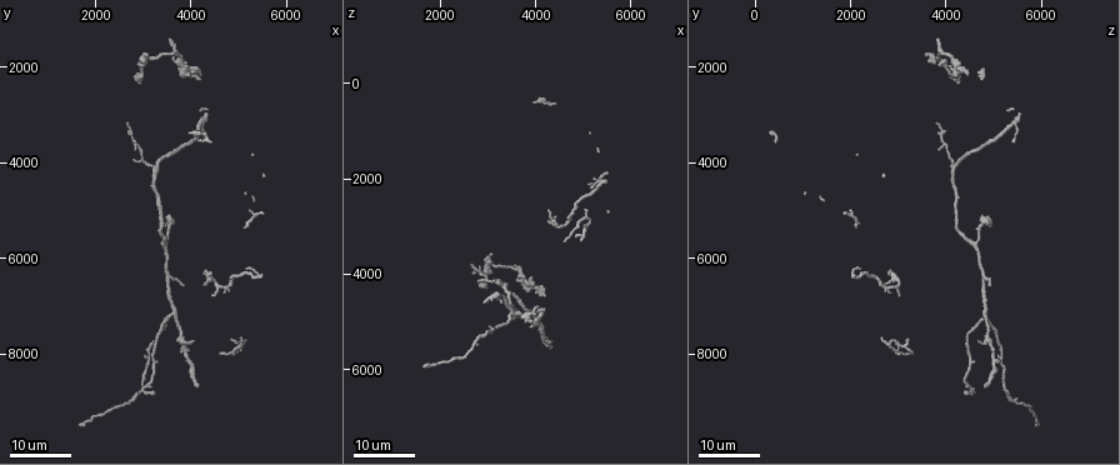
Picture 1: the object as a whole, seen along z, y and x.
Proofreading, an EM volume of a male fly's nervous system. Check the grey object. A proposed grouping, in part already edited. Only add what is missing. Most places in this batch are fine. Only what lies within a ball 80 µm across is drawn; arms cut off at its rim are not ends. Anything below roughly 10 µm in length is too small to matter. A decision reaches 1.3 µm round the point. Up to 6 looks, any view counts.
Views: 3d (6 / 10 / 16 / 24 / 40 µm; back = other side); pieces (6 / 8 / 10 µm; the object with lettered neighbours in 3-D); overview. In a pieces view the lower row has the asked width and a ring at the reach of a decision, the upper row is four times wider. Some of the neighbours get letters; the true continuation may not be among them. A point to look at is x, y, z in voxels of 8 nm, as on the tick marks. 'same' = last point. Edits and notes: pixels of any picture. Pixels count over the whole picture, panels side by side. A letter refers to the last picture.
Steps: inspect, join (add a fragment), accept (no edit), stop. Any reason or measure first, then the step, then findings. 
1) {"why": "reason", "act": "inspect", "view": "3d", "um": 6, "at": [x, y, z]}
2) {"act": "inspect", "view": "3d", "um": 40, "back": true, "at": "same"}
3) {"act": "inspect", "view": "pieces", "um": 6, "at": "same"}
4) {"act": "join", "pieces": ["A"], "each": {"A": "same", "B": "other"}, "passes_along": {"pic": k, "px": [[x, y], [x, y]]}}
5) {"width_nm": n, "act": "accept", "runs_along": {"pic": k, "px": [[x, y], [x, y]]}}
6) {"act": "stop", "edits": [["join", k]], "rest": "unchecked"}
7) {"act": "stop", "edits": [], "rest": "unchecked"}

{"why": "end of a long branch", "act": "inspect", "view": "3d", "um": 16, "at": [3150, 8850, 4450]}

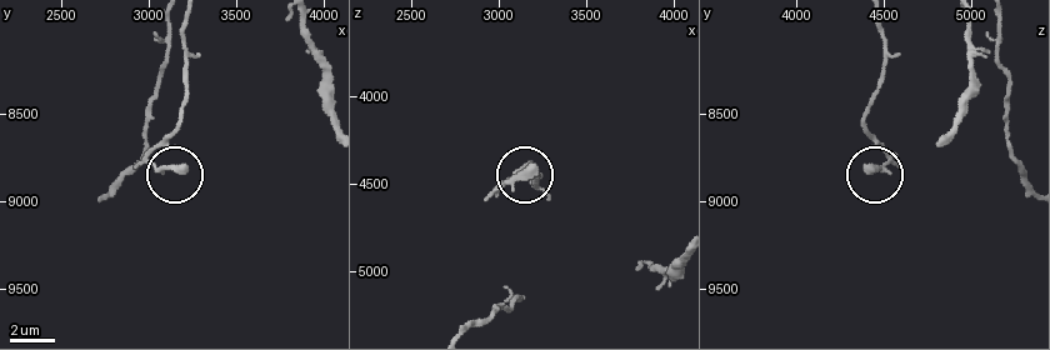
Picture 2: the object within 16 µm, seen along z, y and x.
{"act": "inspect", "view": "pieces", "um": 10, "at": [3220, 8840, 4420]}

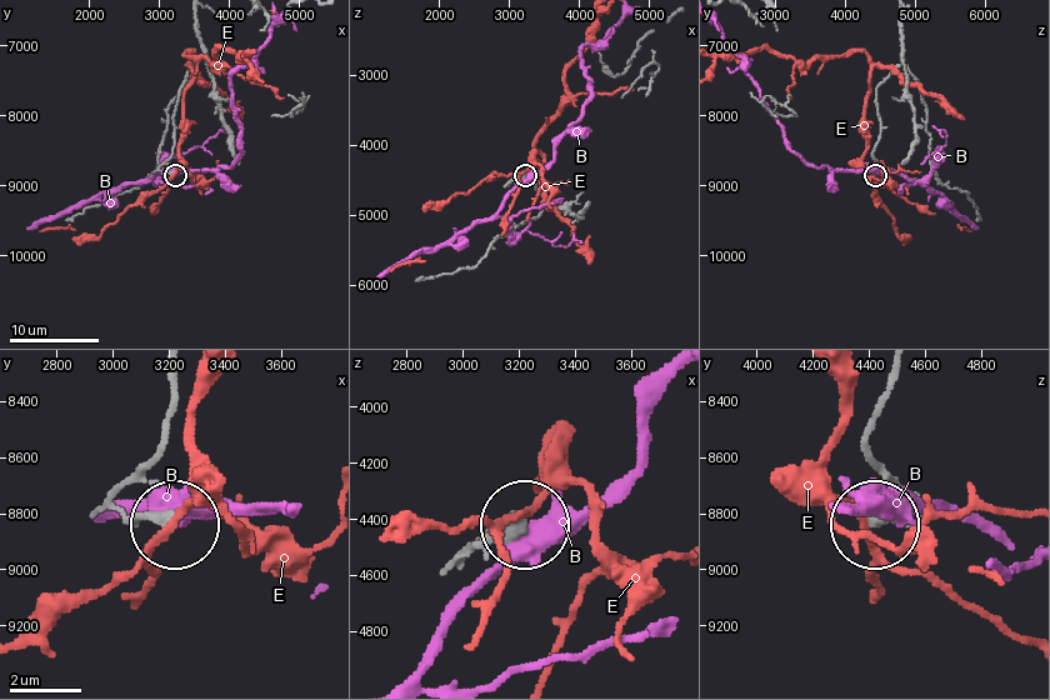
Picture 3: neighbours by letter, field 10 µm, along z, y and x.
{"width_nm": 380, "act": "accept", "each": {"B": "other", "E": "other"}, "runs_along": {"pic": 3, "px": [[204, 53], [180, 90], [173, 153], [160, 169], [174, 175]]}, "found": "no lettered fragment goes on from it"}

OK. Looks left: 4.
{"why": "free end", "act": "inspect", "view": "3d", "um": 16, "at": [3800, 6550, 4900]}

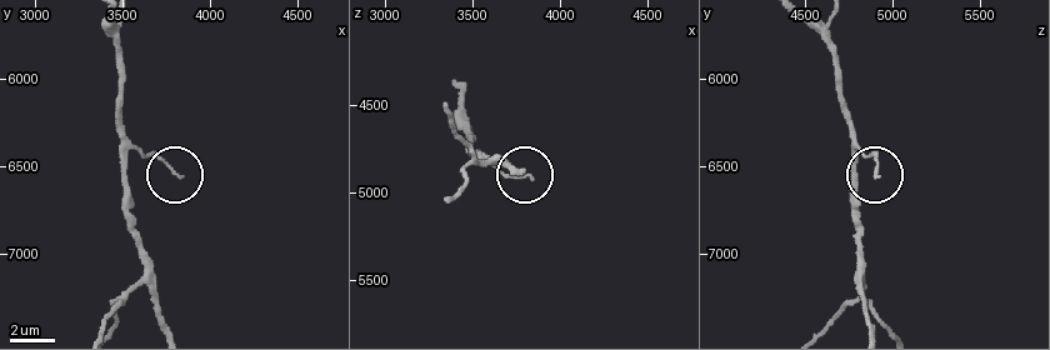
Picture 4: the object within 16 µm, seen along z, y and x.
{"act": "inspect", "view": "pieces", "um": 8, "at": [3840, 6560, 4920]}

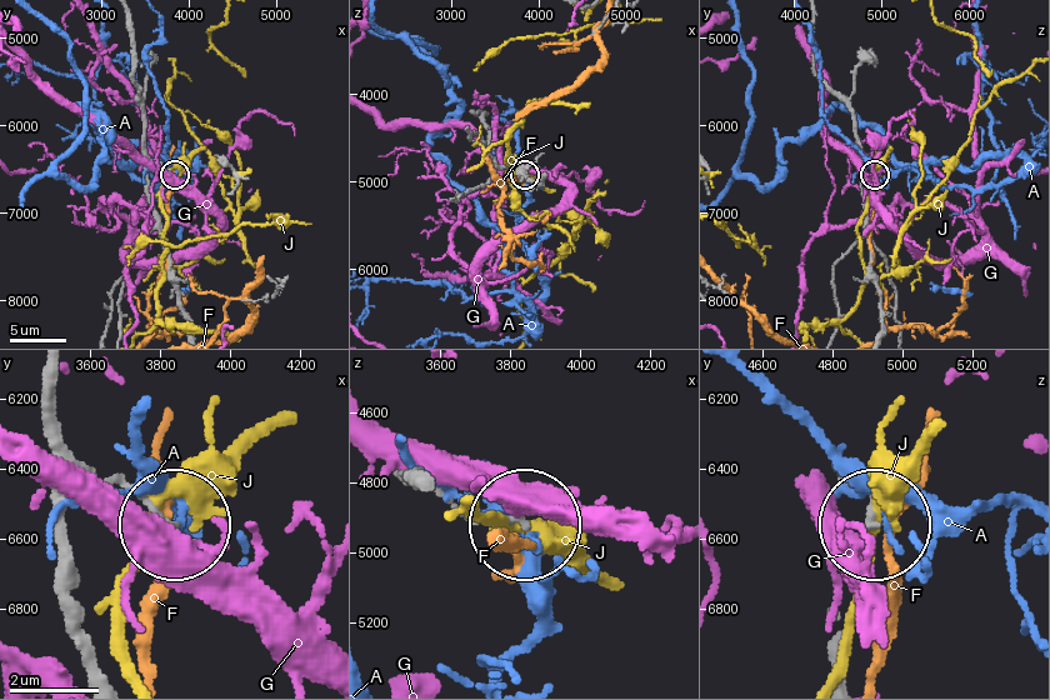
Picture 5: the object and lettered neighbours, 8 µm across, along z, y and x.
{"act": "accept", "each": {"A": "other", "F": "other", "G": "other", "J": "other"}, "found": "none of them fits"}

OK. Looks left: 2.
{"why": "thin end", "act": "inspect", "view": "3d", "um": 16, "at": [4500, 6800, 3000]}

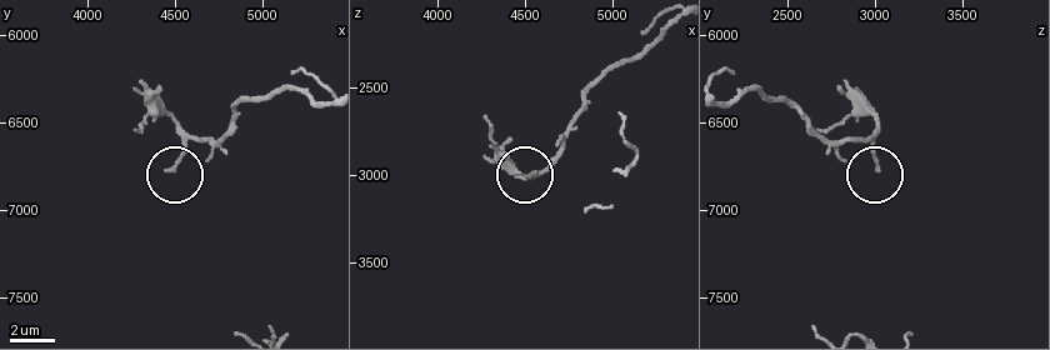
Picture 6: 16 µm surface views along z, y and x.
{"why": "what lies round it", "act": "inspect", "view": "pieces", "um": 8, "at": [4460, 6780, 3020]}

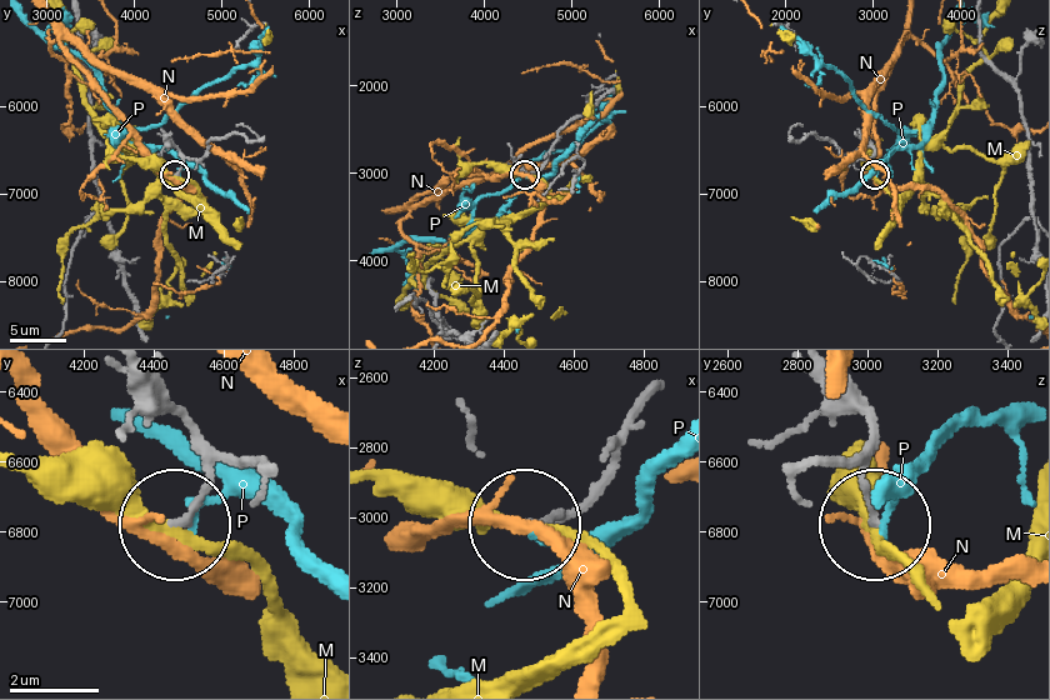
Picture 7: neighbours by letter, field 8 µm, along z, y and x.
{"act": "accept", "each": {"M": "other", "N": "other", "P": "other"}, "runs_along": {"pic": 7, "px": [[131, 370], [176, 411], [206, 479], [180, 519]]}, "found": "none of them fits"}

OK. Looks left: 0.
{"act": "stop", "edits": [], "rest": "unchecked"}

